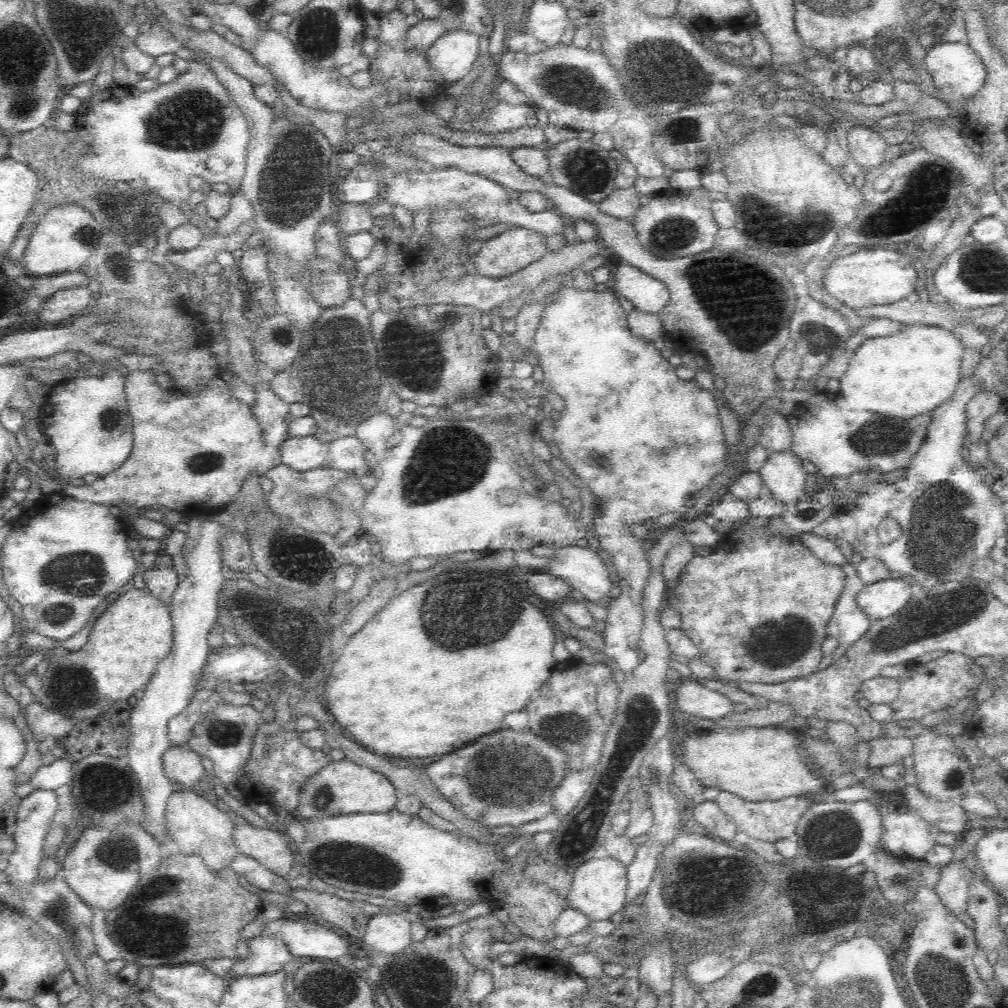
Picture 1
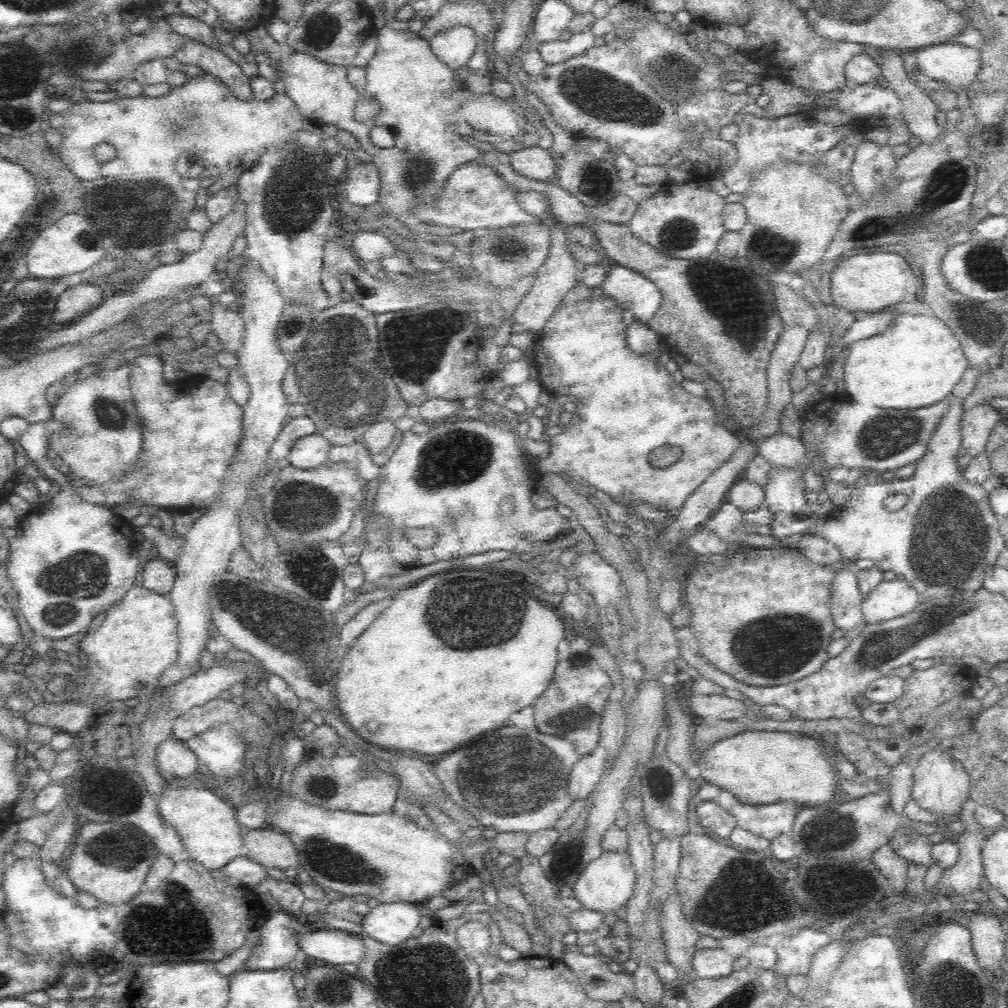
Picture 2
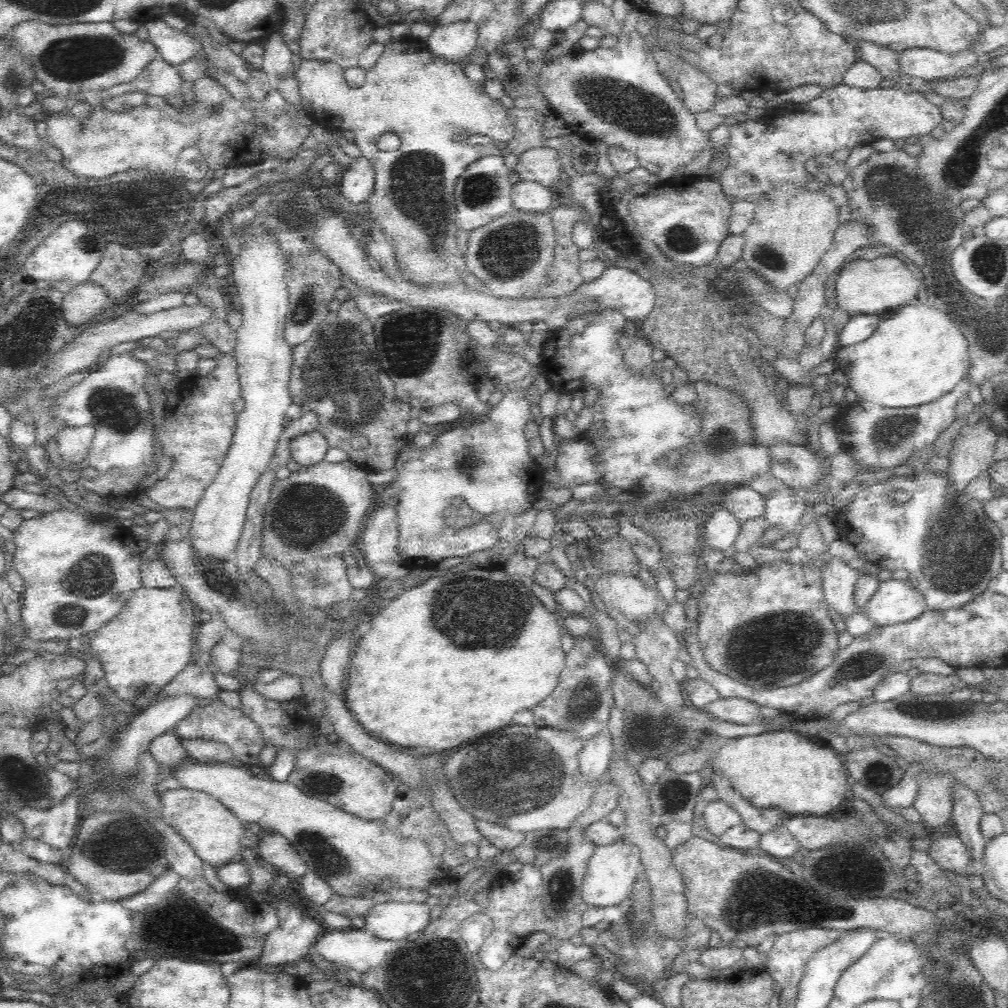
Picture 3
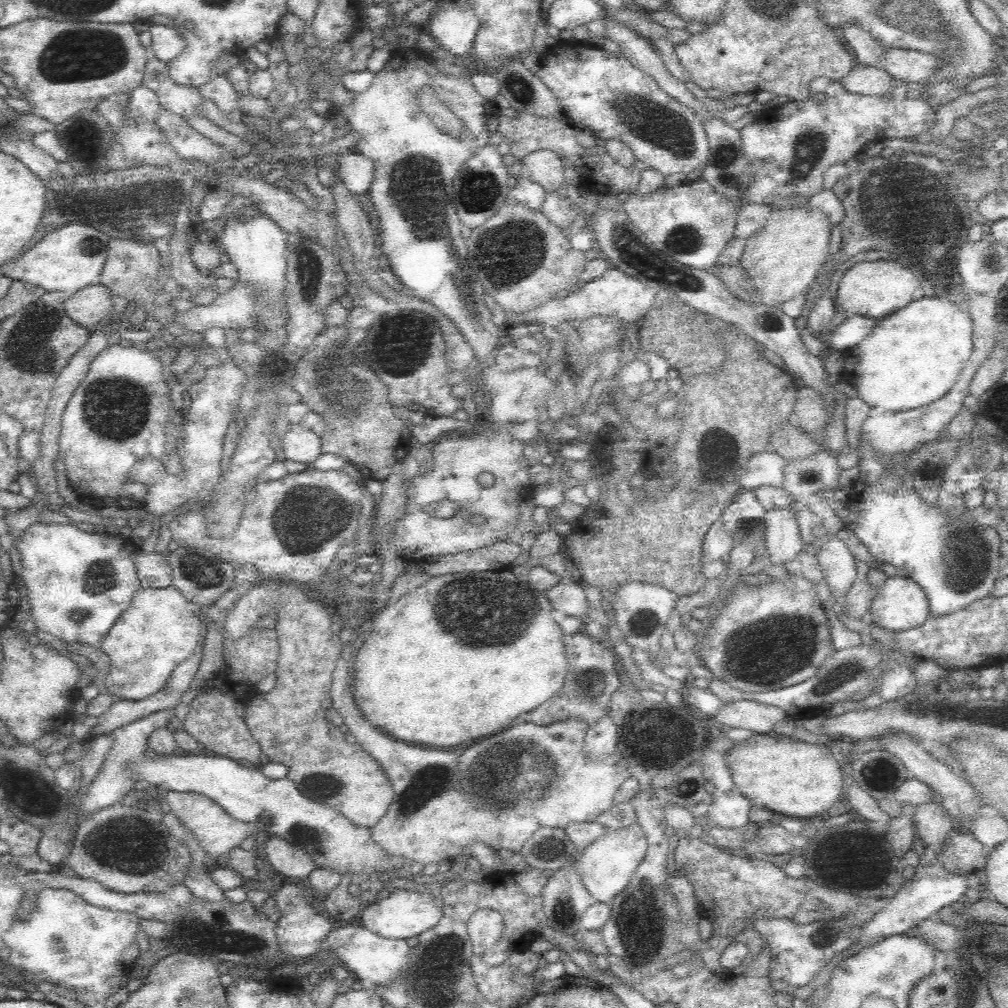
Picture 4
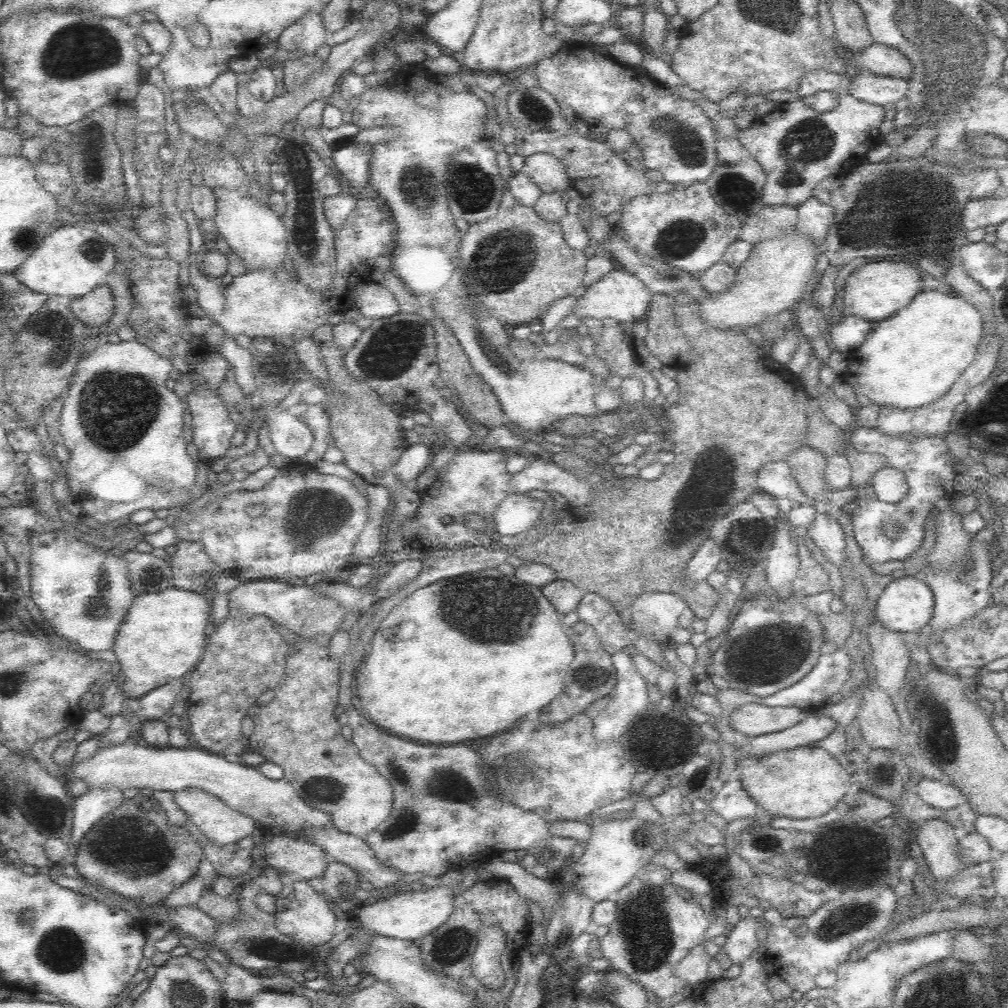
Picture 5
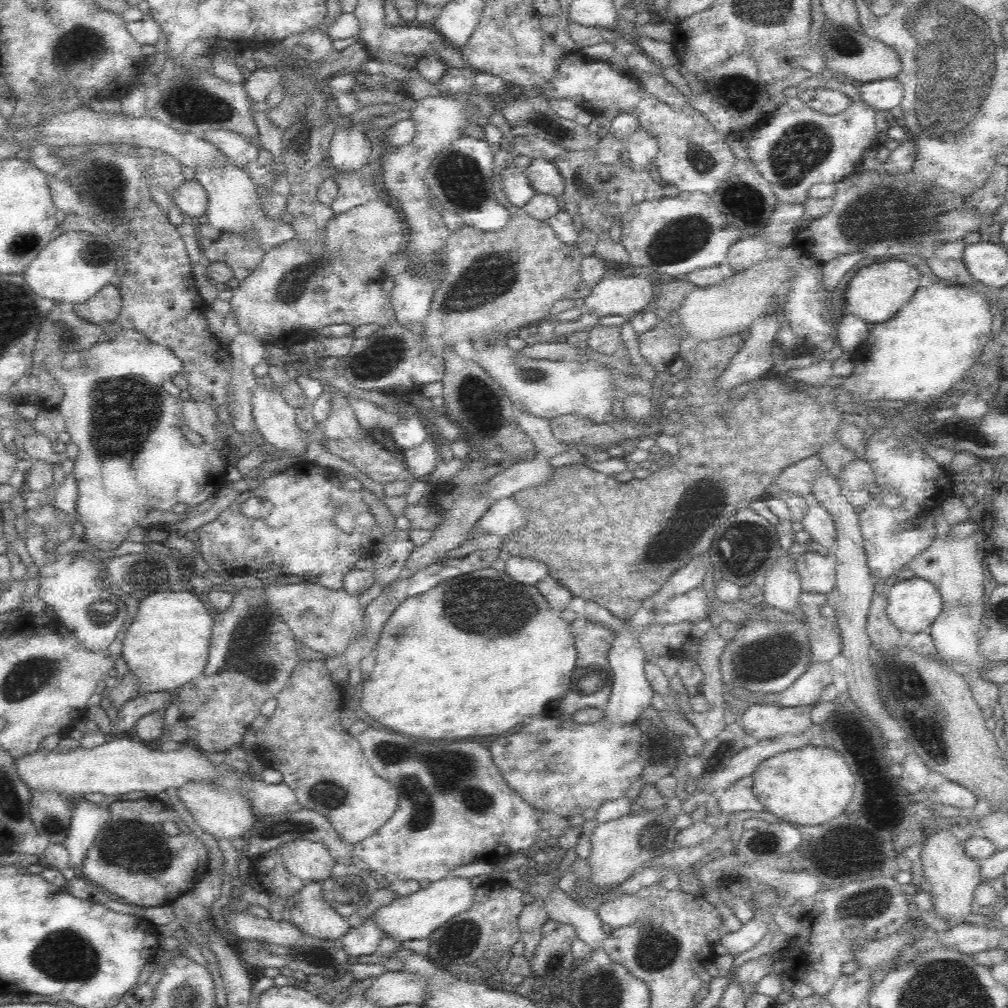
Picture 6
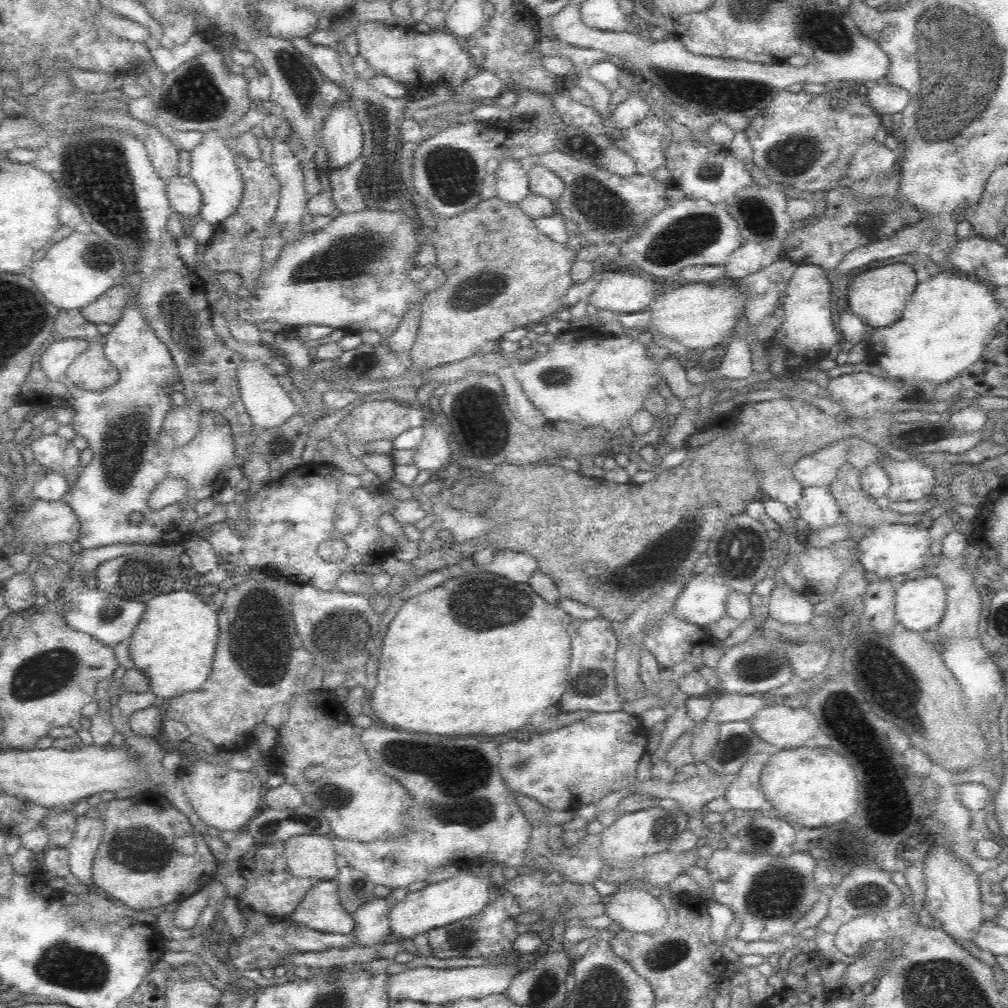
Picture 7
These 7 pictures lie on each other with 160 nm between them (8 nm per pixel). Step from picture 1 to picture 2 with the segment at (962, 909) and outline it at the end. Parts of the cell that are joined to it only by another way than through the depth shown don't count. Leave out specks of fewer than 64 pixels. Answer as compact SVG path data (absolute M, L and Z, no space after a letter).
M961 810L958 815L966 826L956 842L959 858L954 866L944 869L943 876L936 884L938 891L948 896L963 895L980 888L980 881L984 876L983 842L974 811Z

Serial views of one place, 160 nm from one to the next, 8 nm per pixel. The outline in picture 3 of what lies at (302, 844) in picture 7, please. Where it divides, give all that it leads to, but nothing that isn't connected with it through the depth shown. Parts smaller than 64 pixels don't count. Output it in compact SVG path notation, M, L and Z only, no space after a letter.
M274 833L262 836L258 842L257 858L260 862L270 863L279 872L300 879L308 872L306 862L294 850L285 836Z

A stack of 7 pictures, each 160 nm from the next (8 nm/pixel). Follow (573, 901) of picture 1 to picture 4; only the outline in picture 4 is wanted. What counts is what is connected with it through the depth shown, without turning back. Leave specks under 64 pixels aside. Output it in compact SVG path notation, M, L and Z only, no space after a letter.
M634 822L620 829L608 830L600 838L594 839L578 858L574 869L580 873L582 884L595 902L612 904L614 897L620 894L636 873L638 866L646 857L648 839L642 827Z

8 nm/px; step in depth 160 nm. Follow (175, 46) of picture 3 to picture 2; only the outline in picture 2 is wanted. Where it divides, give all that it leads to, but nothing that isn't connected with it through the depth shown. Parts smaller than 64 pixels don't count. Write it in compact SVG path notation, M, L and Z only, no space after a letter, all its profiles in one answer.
M188 41L186 46L178 48L173 56L183 65L198 66L218 77L236 98L244 101L253 99L251 89L253 77L246 76L239 63L232 62L217 48L208 47L205 43Z

